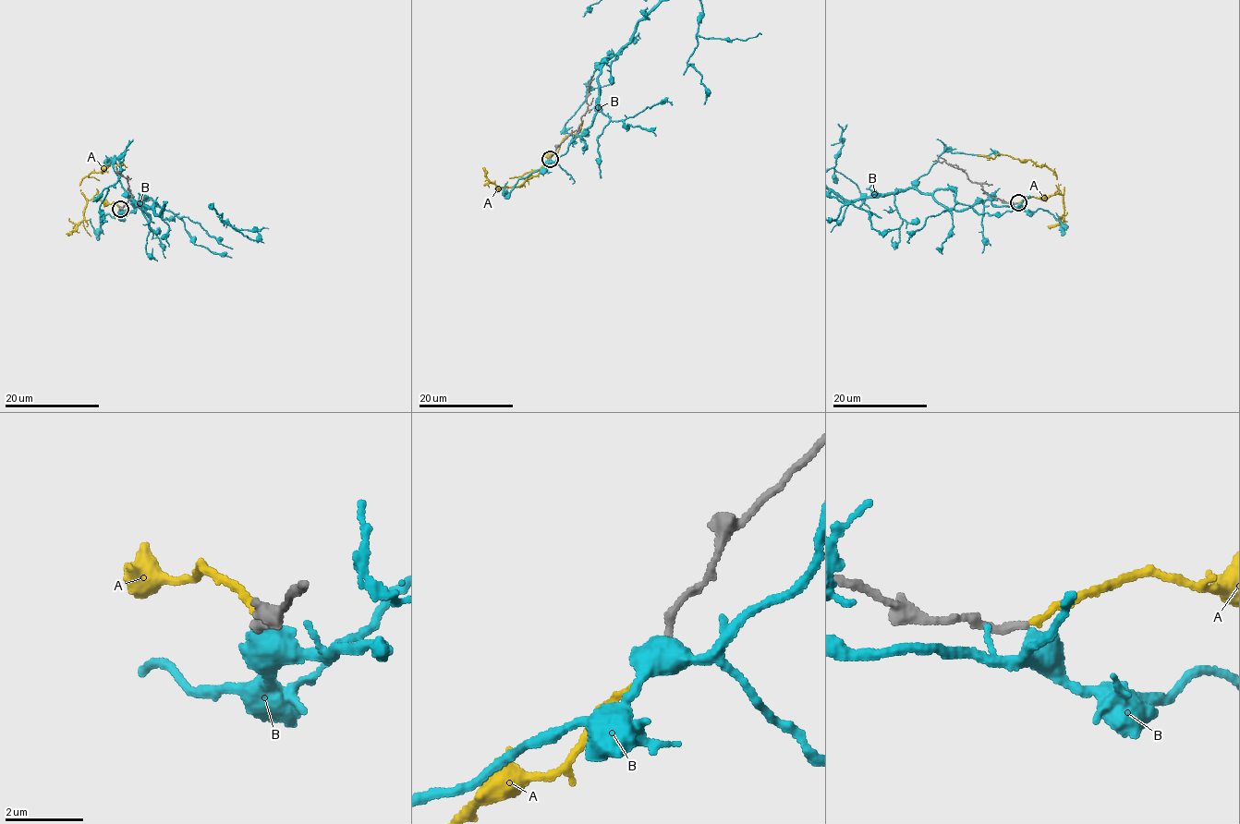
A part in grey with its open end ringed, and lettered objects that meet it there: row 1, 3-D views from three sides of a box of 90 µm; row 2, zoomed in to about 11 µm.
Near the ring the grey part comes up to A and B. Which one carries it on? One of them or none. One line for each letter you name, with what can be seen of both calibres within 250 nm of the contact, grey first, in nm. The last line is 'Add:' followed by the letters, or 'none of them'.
A: calibres 190 and 170 nm
Add: A

